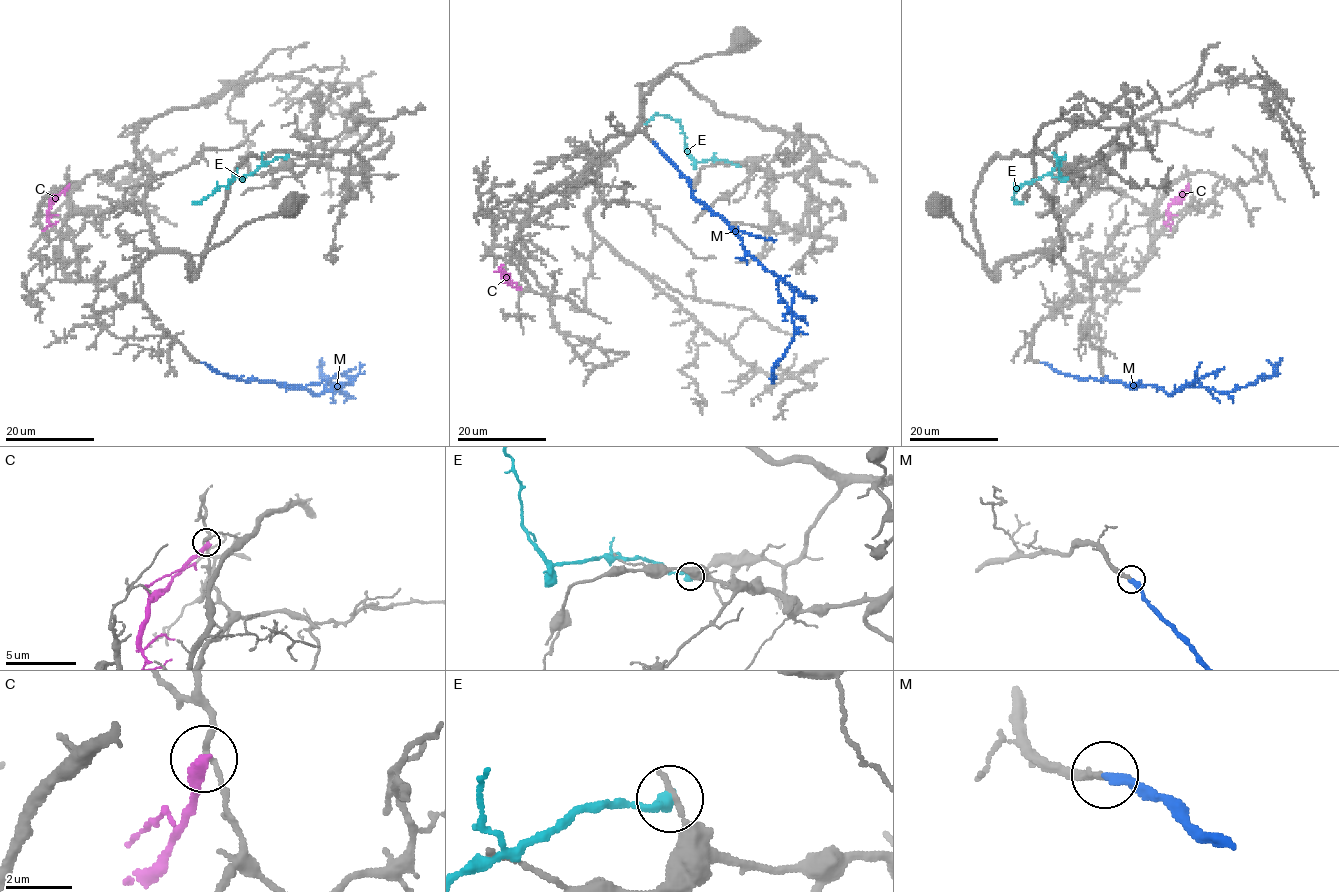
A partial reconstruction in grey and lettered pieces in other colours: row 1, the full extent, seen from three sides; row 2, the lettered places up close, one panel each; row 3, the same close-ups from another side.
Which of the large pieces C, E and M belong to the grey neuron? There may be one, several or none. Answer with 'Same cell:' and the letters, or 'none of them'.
Same cell: M

